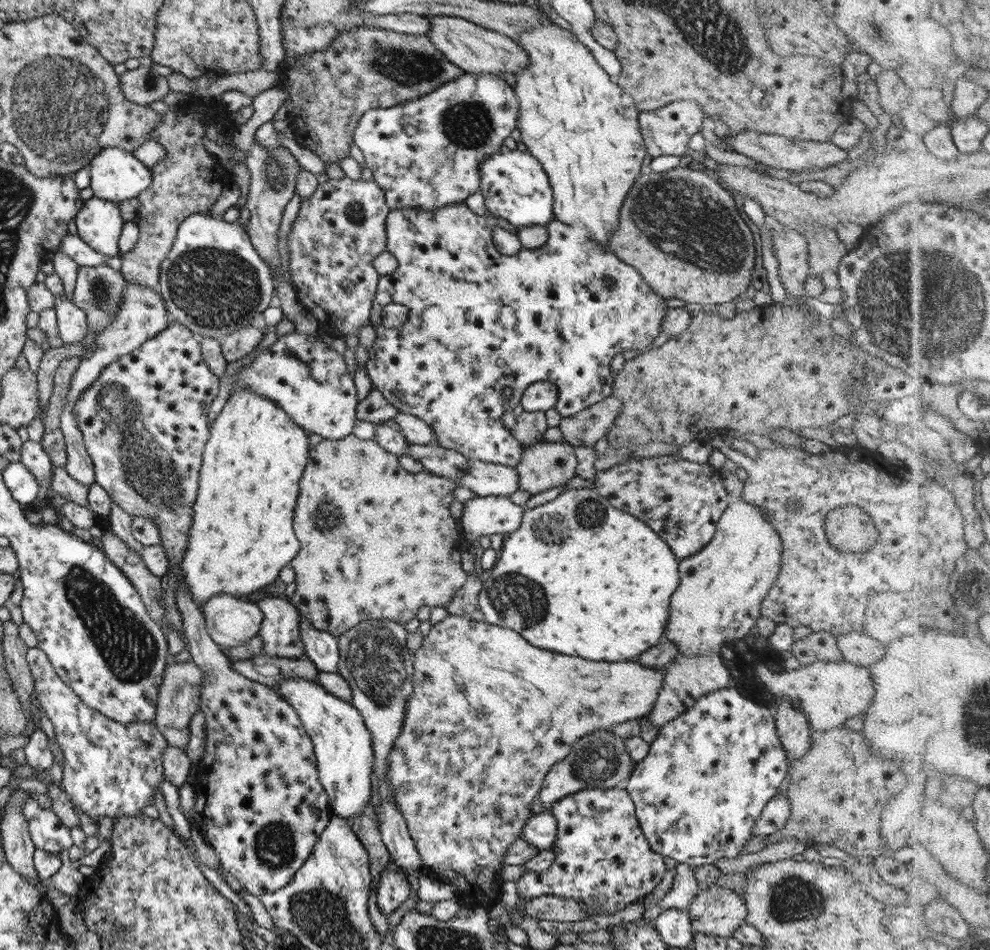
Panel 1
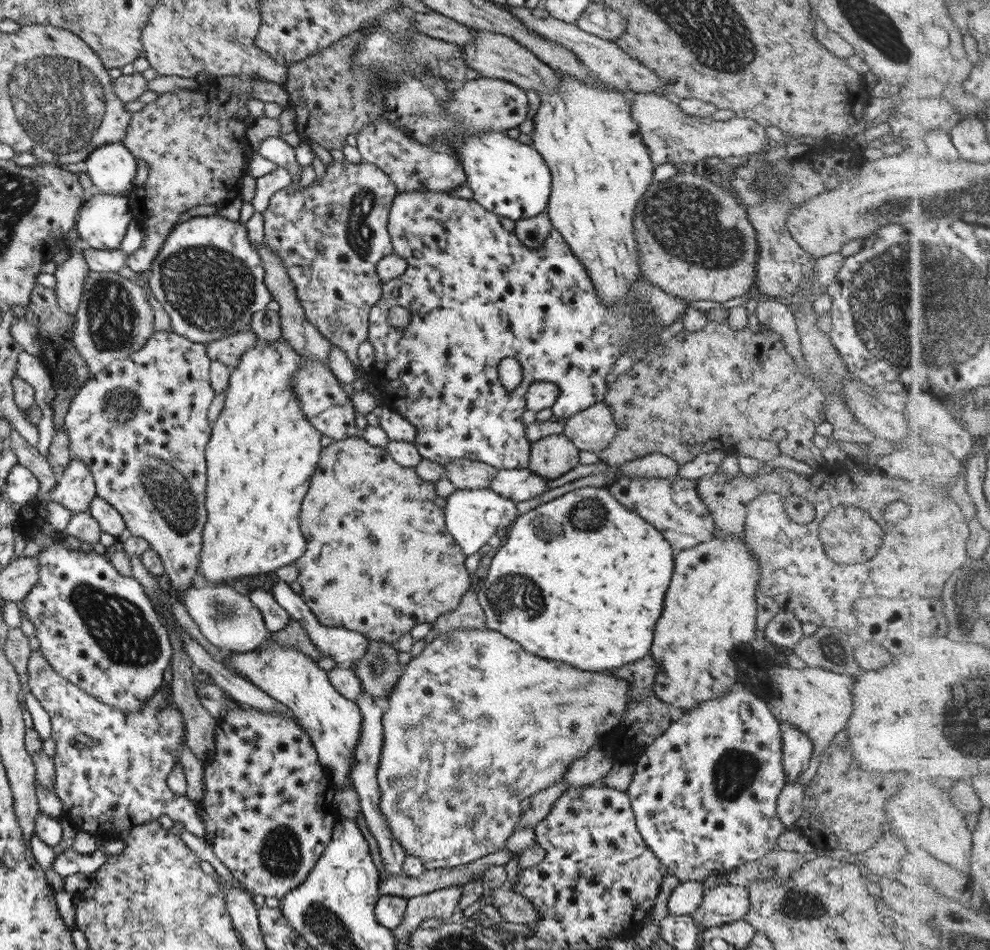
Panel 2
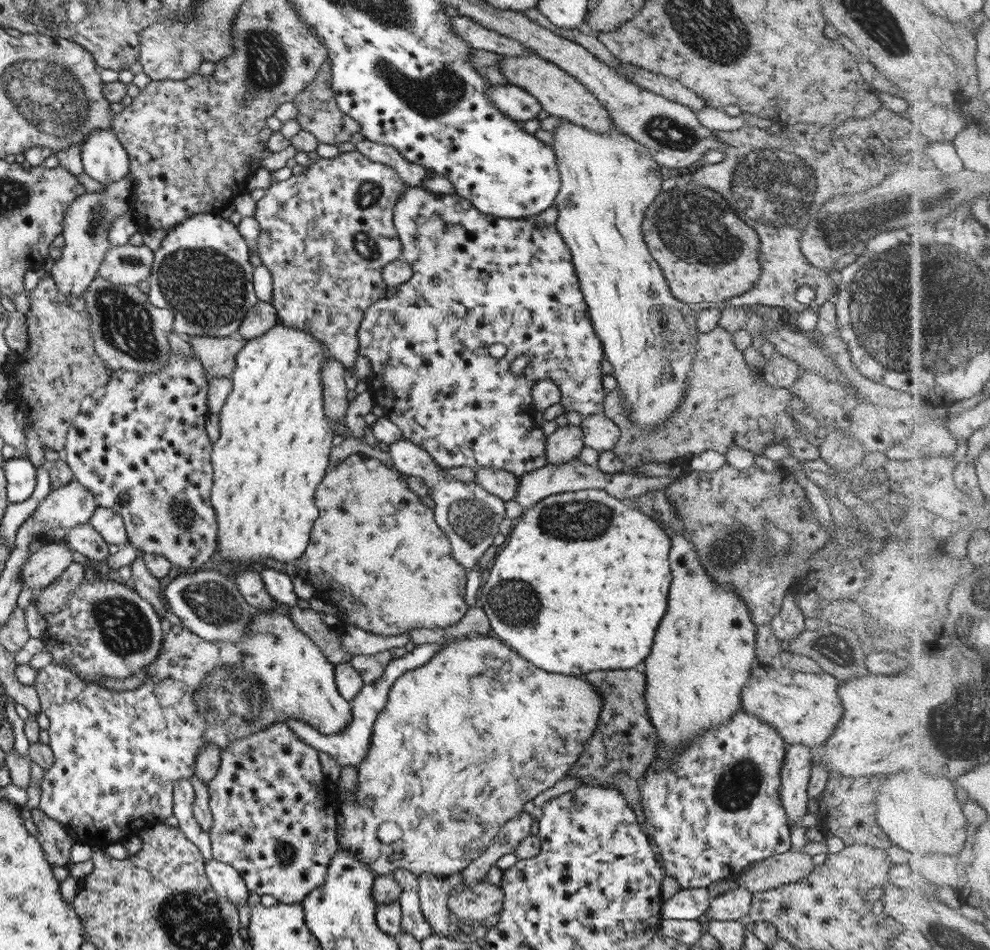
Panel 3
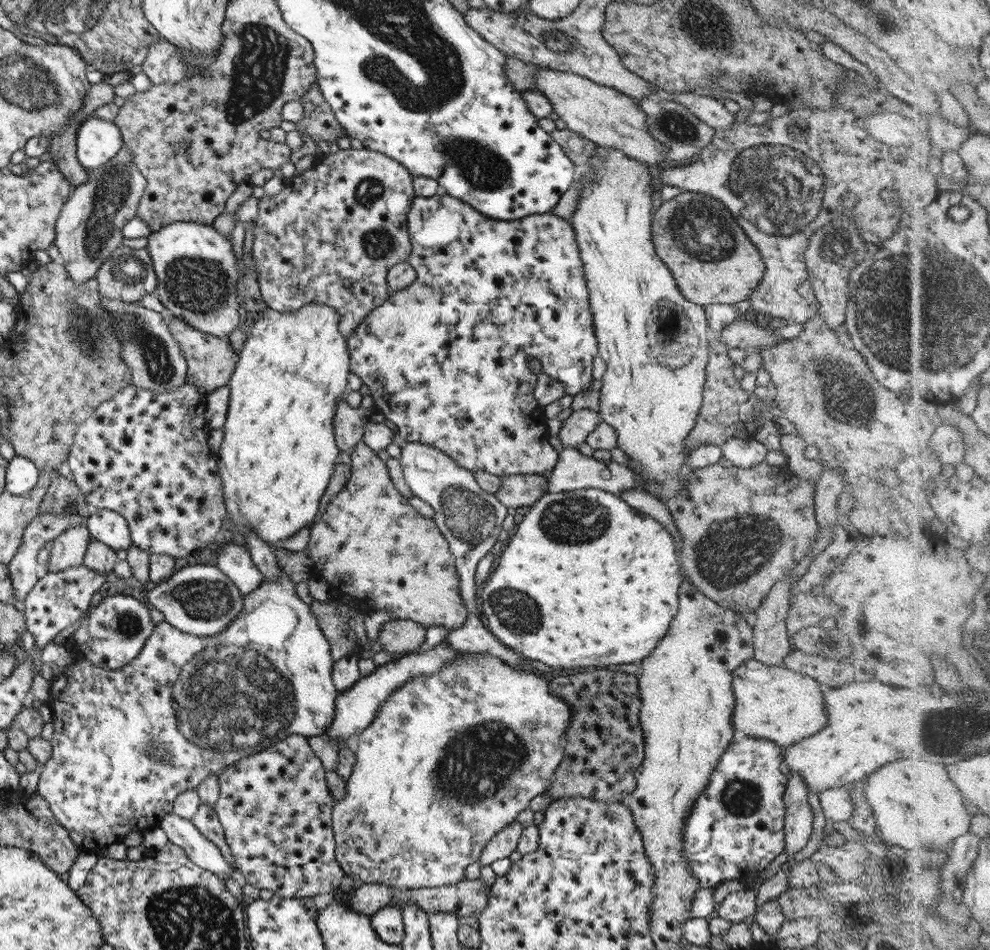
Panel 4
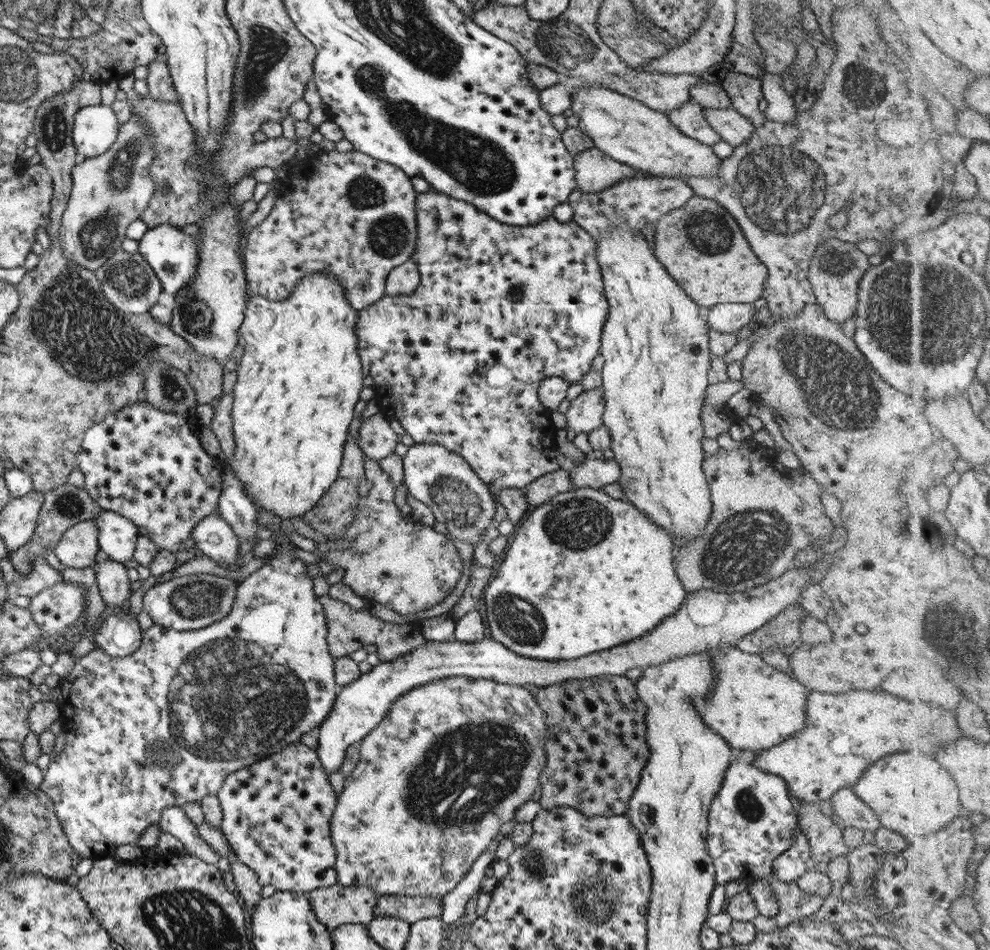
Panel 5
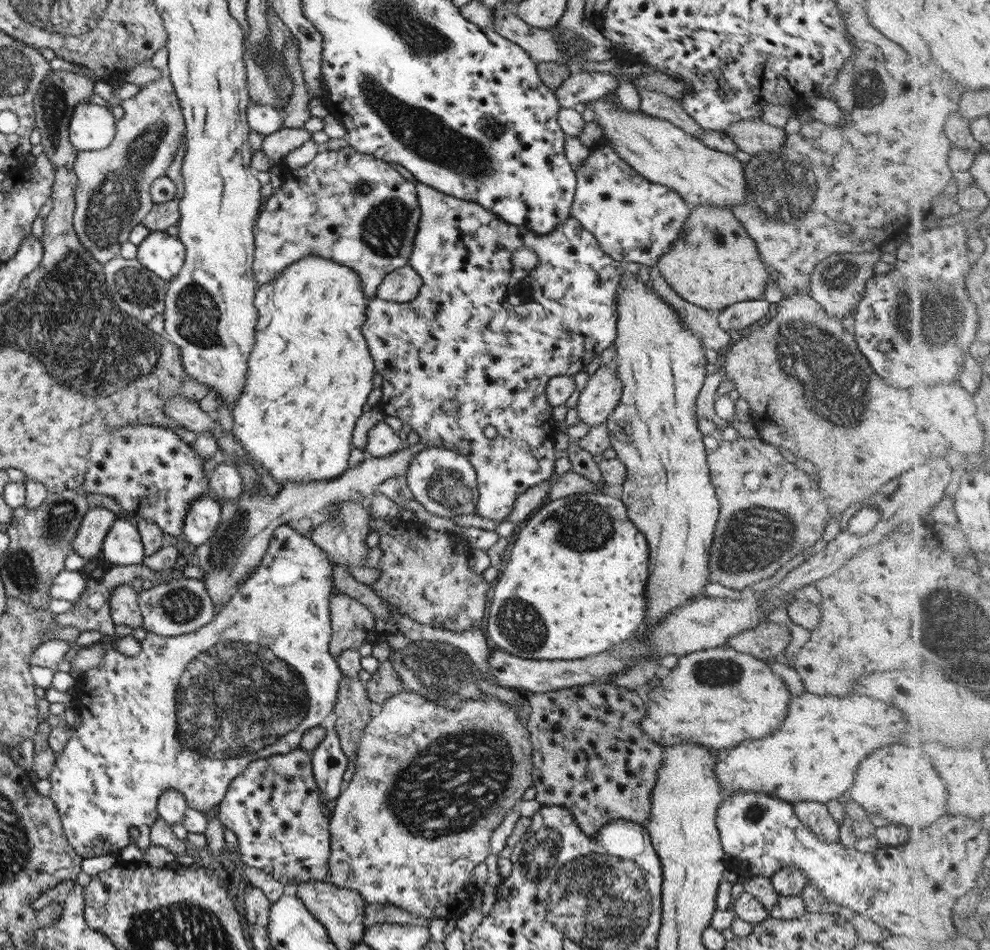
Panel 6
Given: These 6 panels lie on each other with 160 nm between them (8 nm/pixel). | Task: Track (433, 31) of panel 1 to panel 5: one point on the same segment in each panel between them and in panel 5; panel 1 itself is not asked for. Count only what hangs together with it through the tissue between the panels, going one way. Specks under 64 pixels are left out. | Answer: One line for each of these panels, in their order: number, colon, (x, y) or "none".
2: (492, 55)
3: (562, 96)
4: (602, 115)
5: (626, 130)

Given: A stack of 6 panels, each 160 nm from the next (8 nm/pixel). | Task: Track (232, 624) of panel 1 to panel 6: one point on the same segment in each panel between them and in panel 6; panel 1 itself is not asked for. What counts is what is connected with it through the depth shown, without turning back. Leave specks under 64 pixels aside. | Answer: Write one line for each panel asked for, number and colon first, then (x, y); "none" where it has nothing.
2: (228, 620)
3: (208, 603)
4: (197, 599)
5: (190, 602)
6: (181, 606)

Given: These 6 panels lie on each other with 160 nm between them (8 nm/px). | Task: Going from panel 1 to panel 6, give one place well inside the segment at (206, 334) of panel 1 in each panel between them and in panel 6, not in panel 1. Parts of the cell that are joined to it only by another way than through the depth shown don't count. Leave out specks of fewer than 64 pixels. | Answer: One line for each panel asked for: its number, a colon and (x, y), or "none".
2: (208, 278)
3: (200, 272)
4: (196, 275)
5: (172, 255)
6: (160, 253)

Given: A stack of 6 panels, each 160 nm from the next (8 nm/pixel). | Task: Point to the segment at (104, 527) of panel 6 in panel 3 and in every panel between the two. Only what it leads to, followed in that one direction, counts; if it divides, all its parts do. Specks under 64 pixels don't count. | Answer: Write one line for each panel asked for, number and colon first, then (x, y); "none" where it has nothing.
3: (46, 562)
4: (68, 549)
5: (77, 548)

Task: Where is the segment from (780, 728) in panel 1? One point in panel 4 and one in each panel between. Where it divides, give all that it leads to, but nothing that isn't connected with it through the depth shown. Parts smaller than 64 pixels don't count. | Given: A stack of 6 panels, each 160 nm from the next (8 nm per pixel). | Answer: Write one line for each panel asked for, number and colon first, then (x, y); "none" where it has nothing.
2: (796, 748)
3: (794, 773)
4: (797, 820)

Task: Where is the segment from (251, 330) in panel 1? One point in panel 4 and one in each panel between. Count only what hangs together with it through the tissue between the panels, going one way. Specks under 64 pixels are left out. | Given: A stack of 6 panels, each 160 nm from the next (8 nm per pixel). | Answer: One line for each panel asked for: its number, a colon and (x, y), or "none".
2: (226, 351)
3: (216, 355)
4: (210, 361)

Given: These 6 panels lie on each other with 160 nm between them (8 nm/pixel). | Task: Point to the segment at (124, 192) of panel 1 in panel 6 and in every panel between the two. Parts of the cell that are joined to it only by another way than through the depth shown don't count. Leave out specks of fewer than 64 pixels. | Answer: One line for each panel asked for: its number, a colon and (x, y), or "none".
2: (111, 167)
3: (103, 158)
4: (96, 141)
5: (94, 130)
6: (91, 127)

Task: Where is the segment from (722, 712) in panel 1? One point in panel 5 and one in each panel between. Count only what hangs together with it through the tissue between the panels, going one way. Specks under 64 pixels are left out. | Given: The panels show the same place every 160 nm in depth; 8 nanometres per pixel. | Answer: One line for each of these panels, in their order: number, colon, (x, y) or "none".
2: (703, 793)
3: (712, 811)
4: (737, 818)
5: (750, 821)

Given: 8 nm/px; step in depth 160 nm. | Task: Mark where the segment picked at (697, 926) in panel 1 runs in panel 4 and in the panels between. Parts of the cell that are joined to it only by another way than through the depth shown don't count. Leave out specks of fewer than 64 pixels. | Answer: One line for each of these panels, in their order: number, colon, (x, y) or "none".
2: (722, 904)
3: (733, 905)
4: (736, 906)

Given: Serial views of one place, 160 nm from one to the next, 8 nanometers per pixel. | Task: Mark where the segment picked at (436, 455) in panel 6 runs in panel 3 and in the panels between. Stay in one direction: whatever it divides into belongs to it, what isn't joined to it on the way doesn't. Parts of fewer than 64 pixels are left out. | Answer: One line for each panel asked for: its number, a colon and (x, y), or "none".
3: (469, 516)
4: (469, 518)
5: (442, 480)

